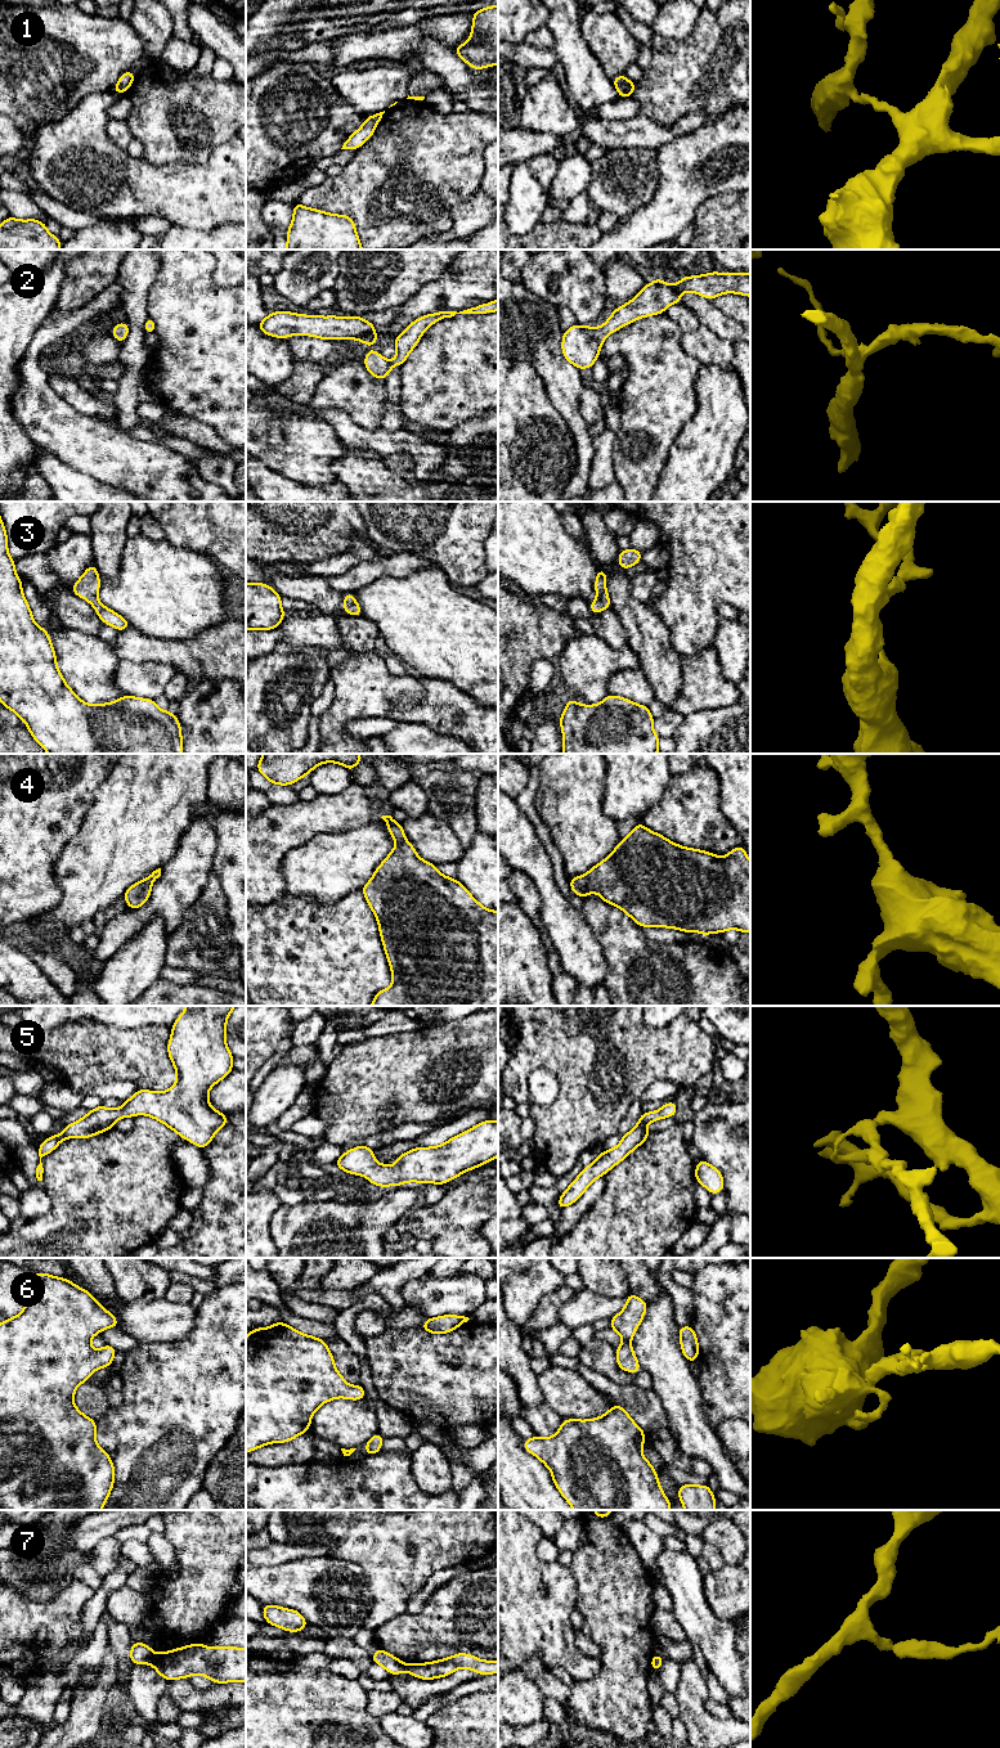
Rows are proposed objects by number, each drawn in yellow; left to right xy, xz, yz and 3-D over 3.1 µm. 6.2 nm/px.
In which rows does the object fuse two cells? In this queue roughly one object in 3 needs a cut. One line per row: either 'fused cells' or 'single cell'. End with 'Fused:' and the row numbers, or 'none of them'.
1: fused cells
2: single cell
3: single cell
4: single cell
5: single cell
6: single cell
7: fused cells
Fused: 1, 7

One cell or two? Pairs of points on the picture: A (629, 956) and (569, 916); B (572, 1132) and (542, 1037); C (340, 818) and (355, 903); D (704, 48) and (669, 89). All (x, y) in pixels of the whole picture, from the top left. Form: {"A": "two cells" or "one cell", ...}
{"A": "two cells", "B": "one cell", "C": "two cells", "D": "one cell"}

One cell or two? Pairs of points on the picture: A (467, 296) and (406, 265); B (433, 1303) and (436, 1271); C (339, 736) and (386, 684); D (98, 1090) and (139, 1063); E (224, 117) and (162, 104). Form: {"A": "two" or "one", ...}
{"A": "two", "B": "two", "C": "one", "D": "two", "E": "one"}

